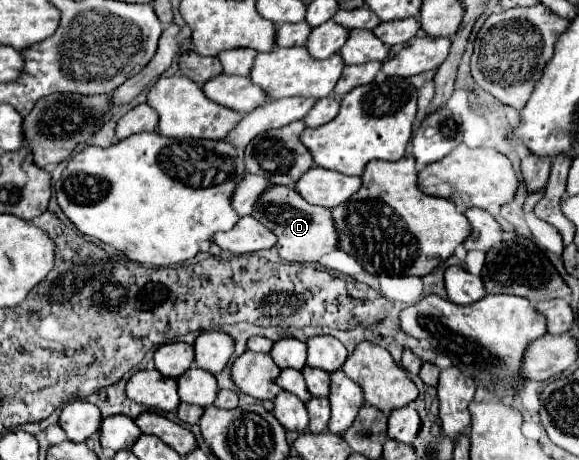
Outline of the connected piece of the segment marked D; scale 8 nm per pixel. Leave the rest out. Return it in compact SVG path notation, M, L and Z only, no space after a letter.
M270 185L256 201L252 217L256 217L266 229L270 229L278 241L276 251L286 261L312 263L322 255L336 249L336 229L332 229L332 215L324 207L308 205L292 187Z

